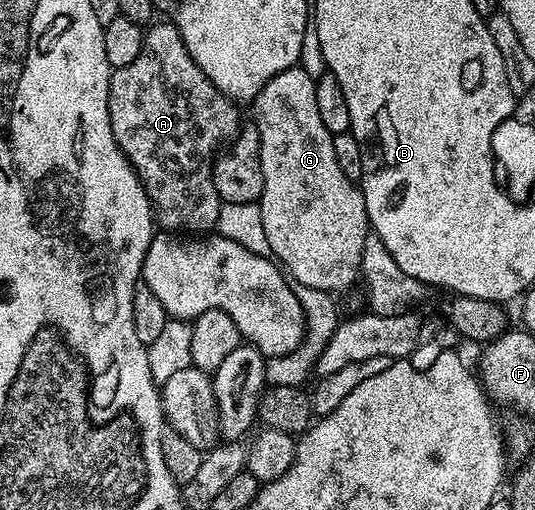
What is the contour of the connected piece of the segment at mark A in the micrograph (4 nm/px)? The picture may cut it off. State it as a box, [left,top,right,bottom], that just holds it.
[109,19,239,235]

